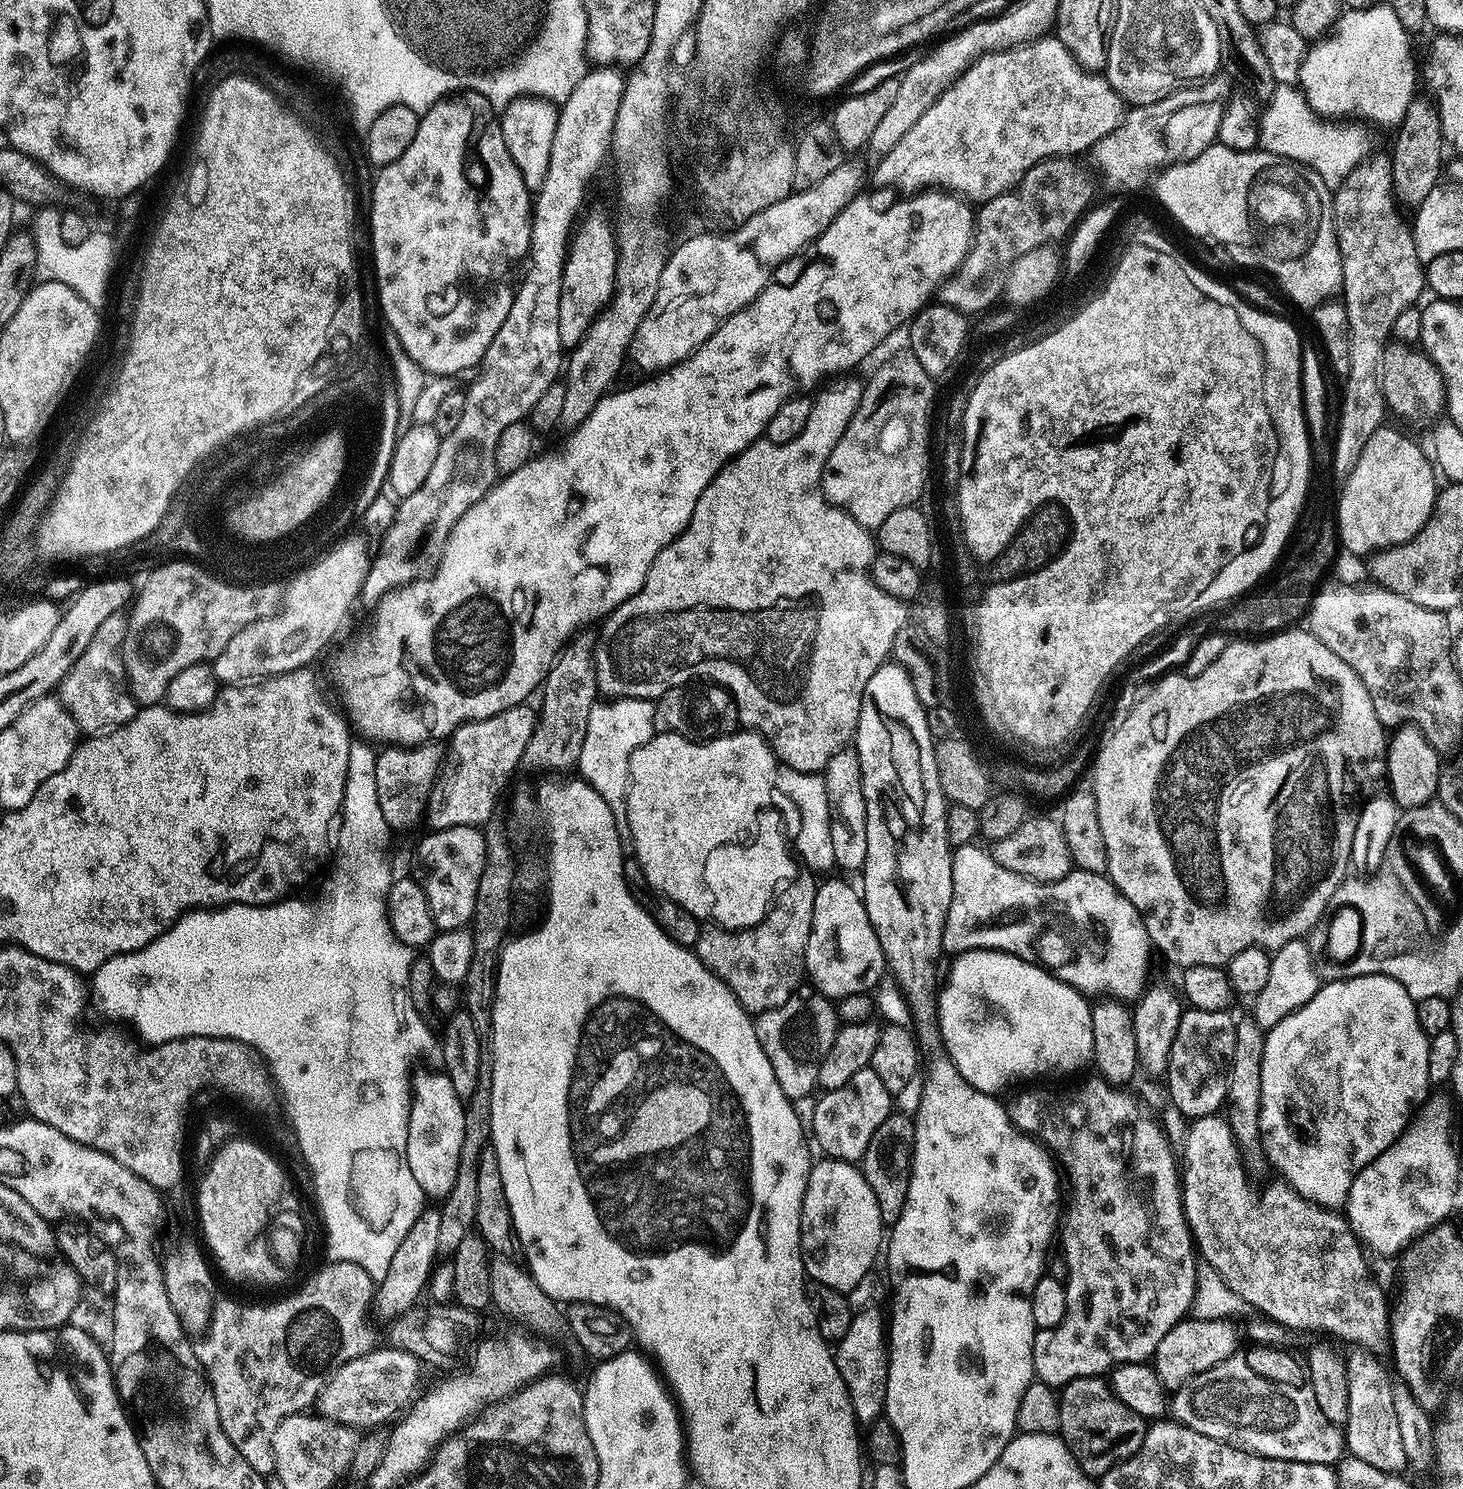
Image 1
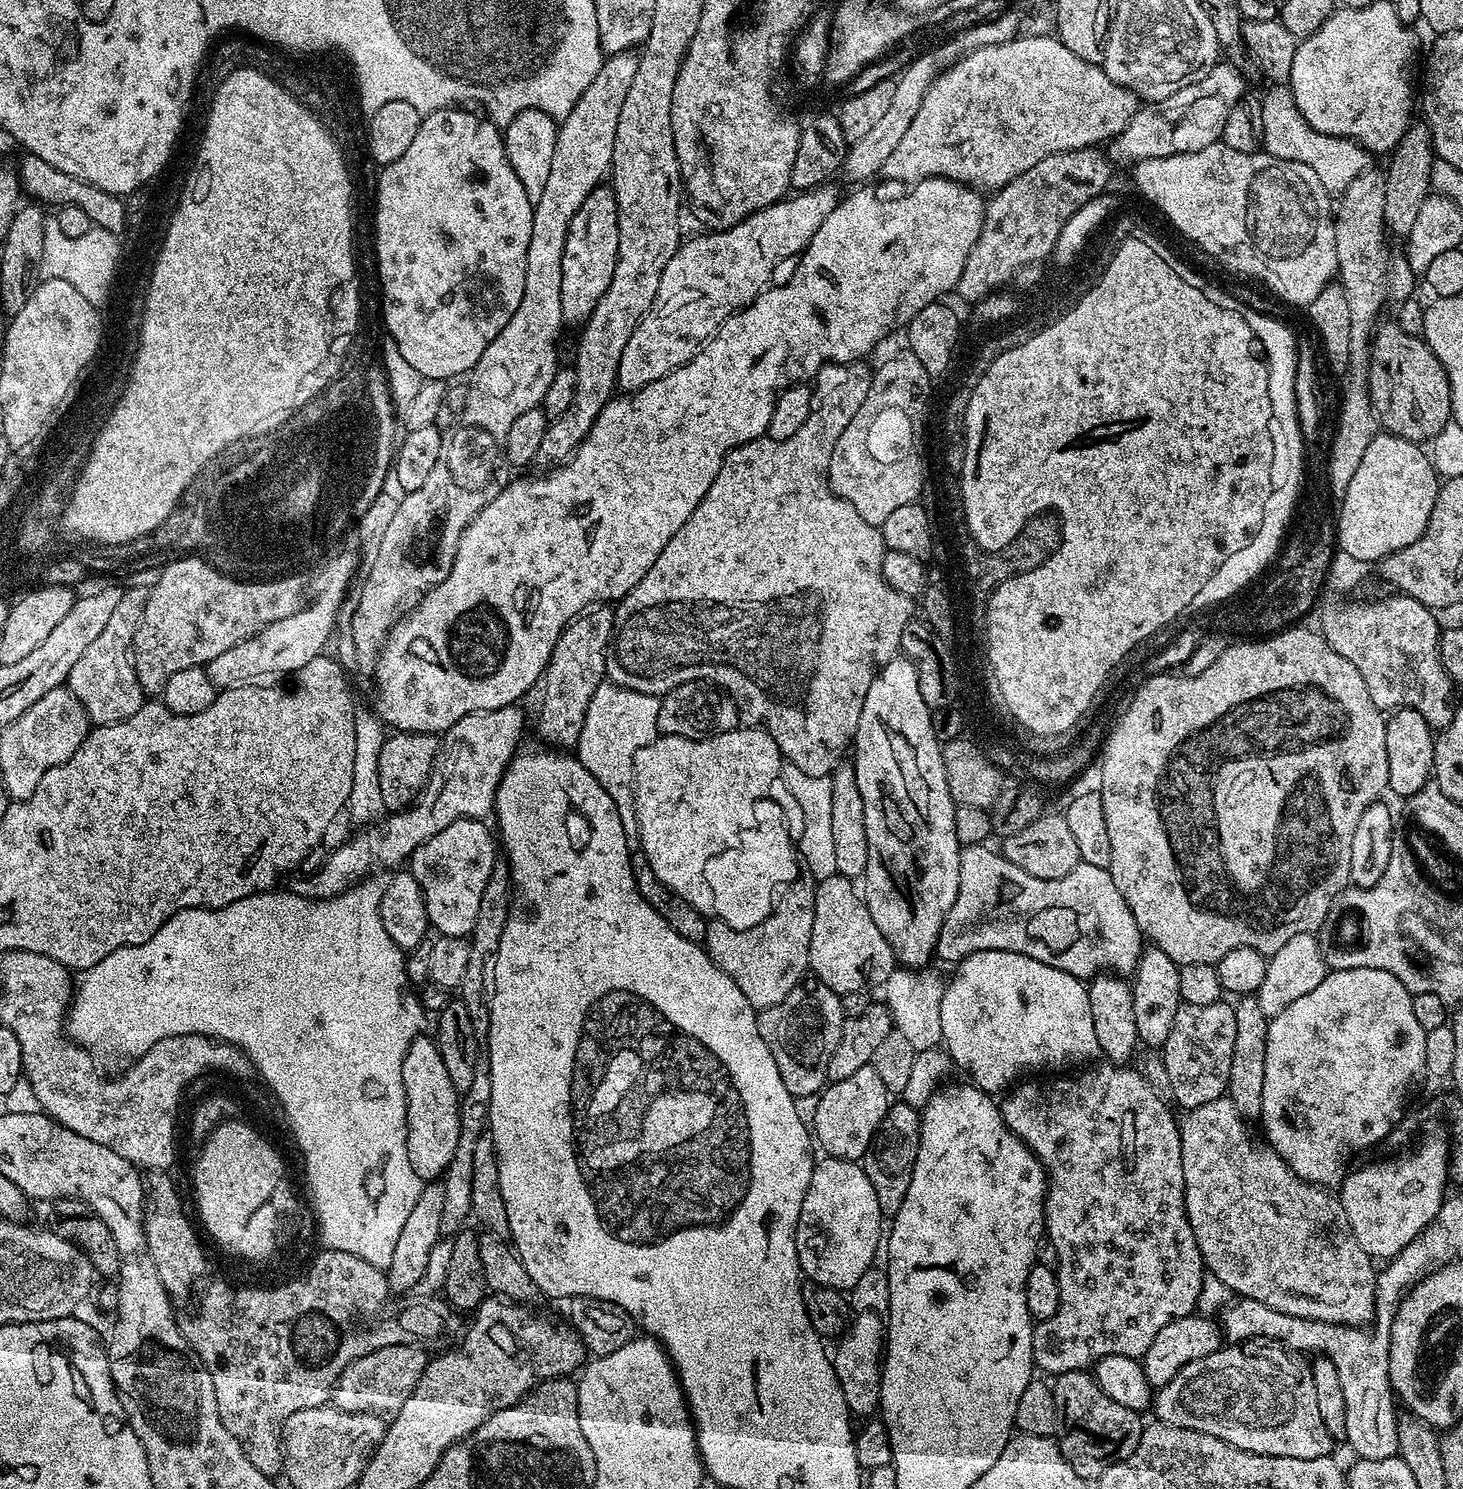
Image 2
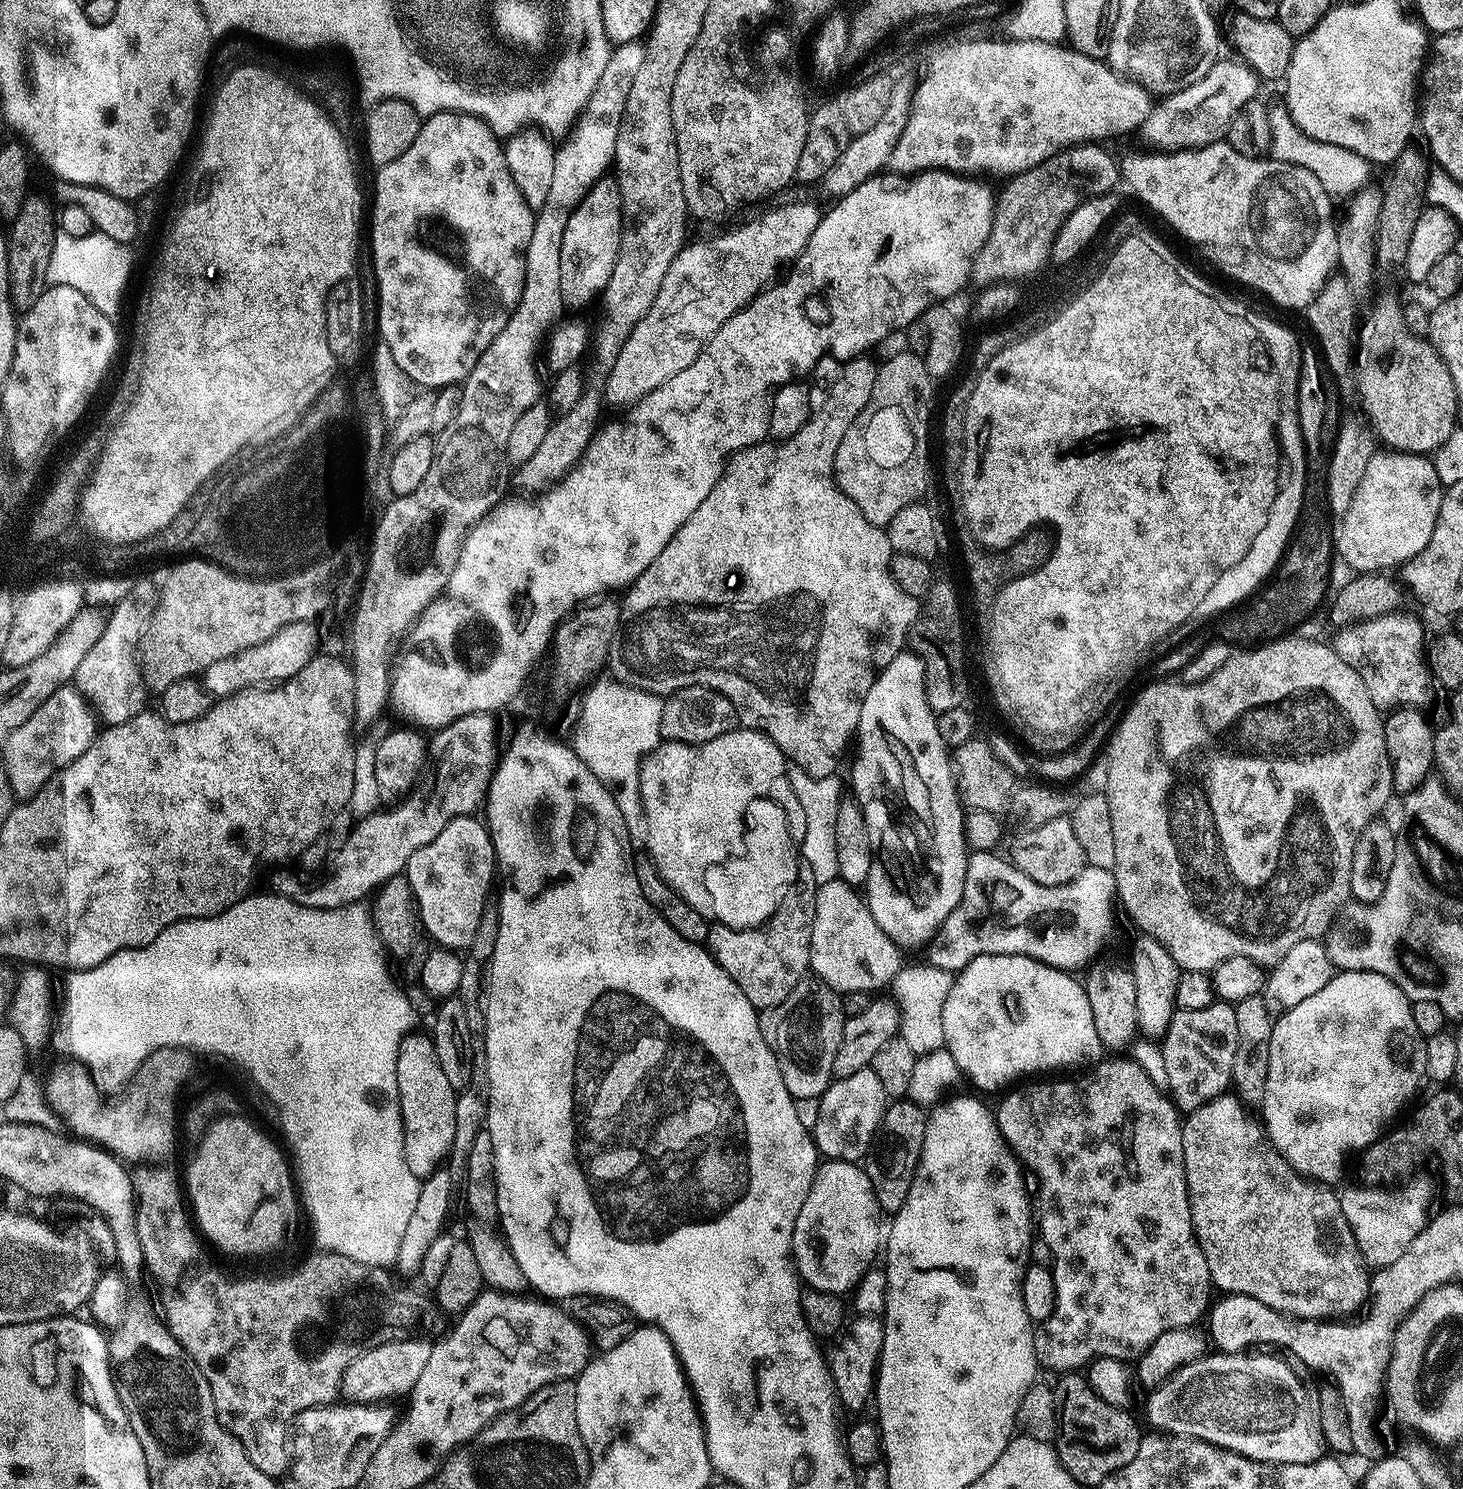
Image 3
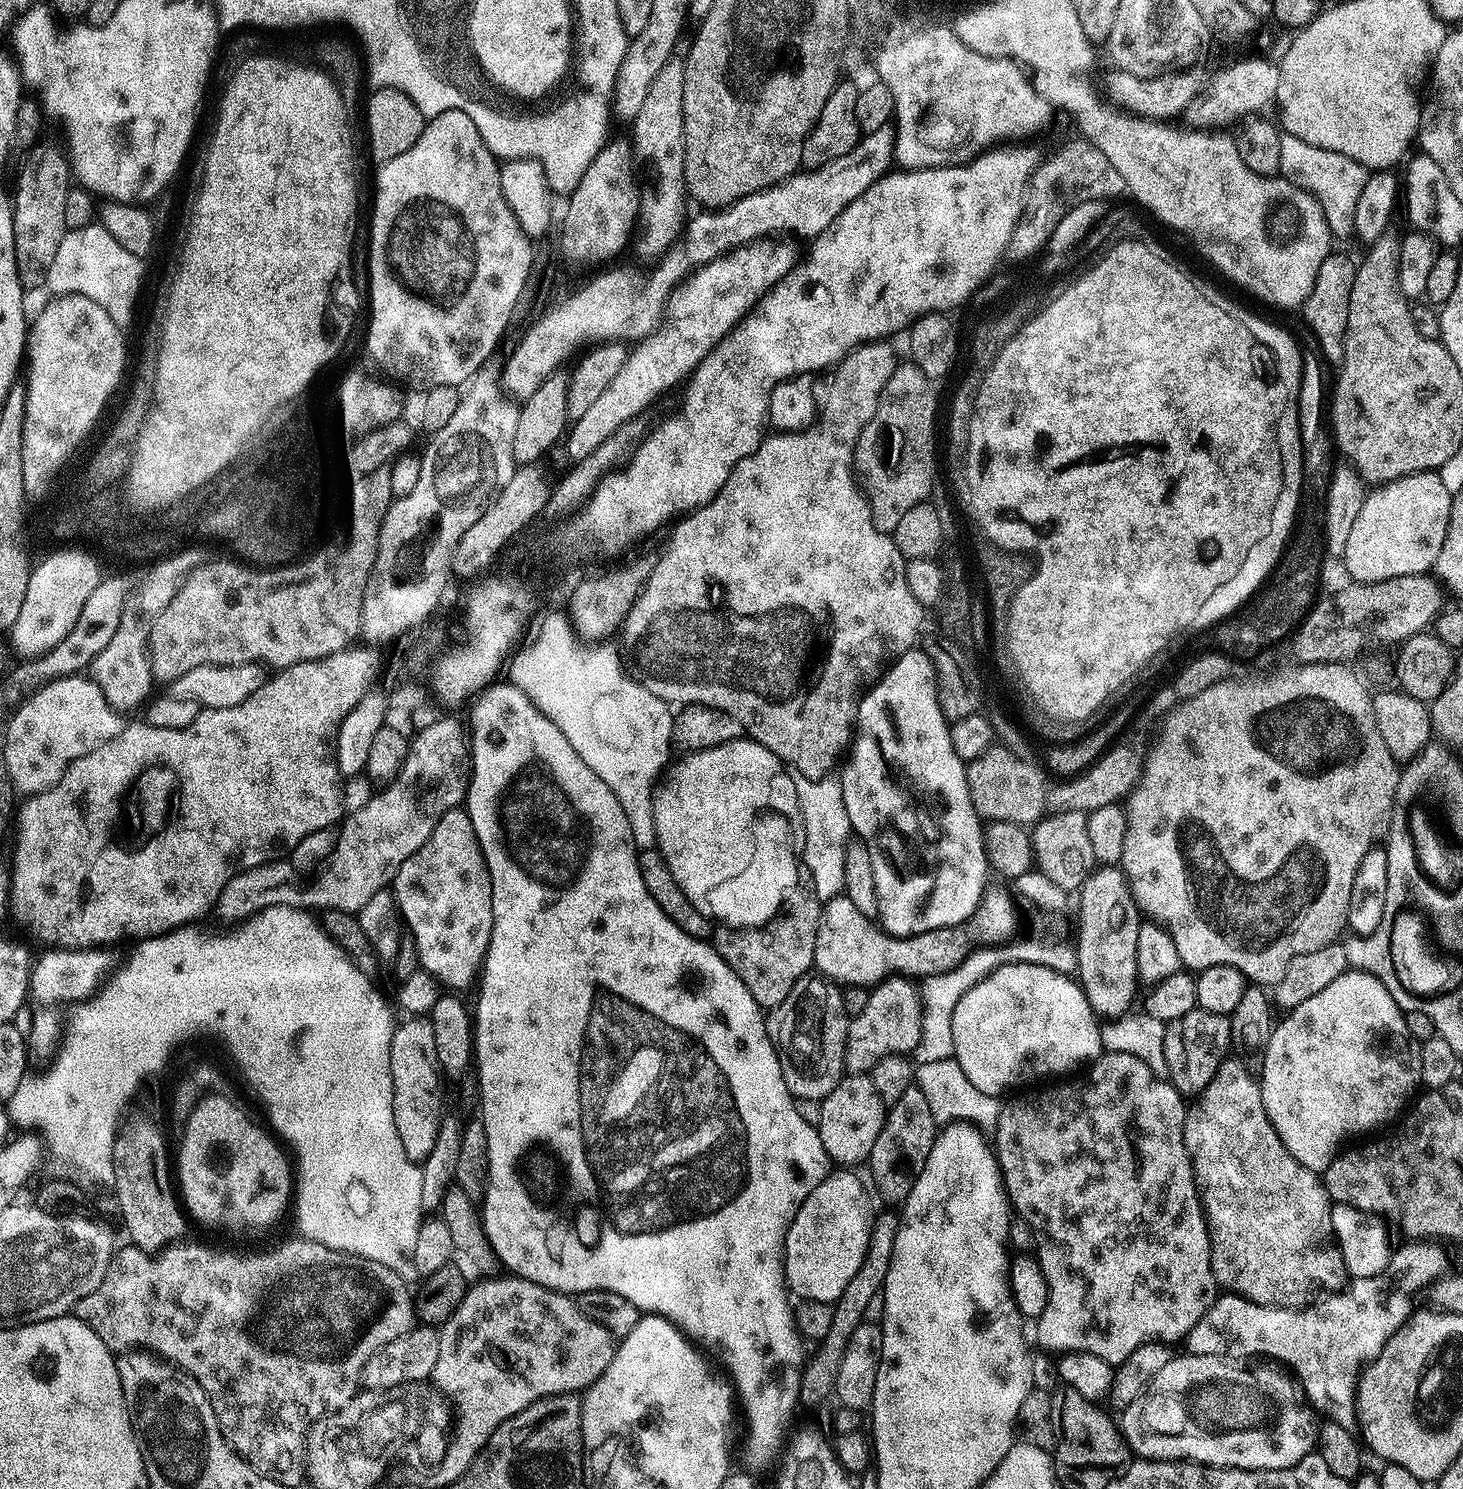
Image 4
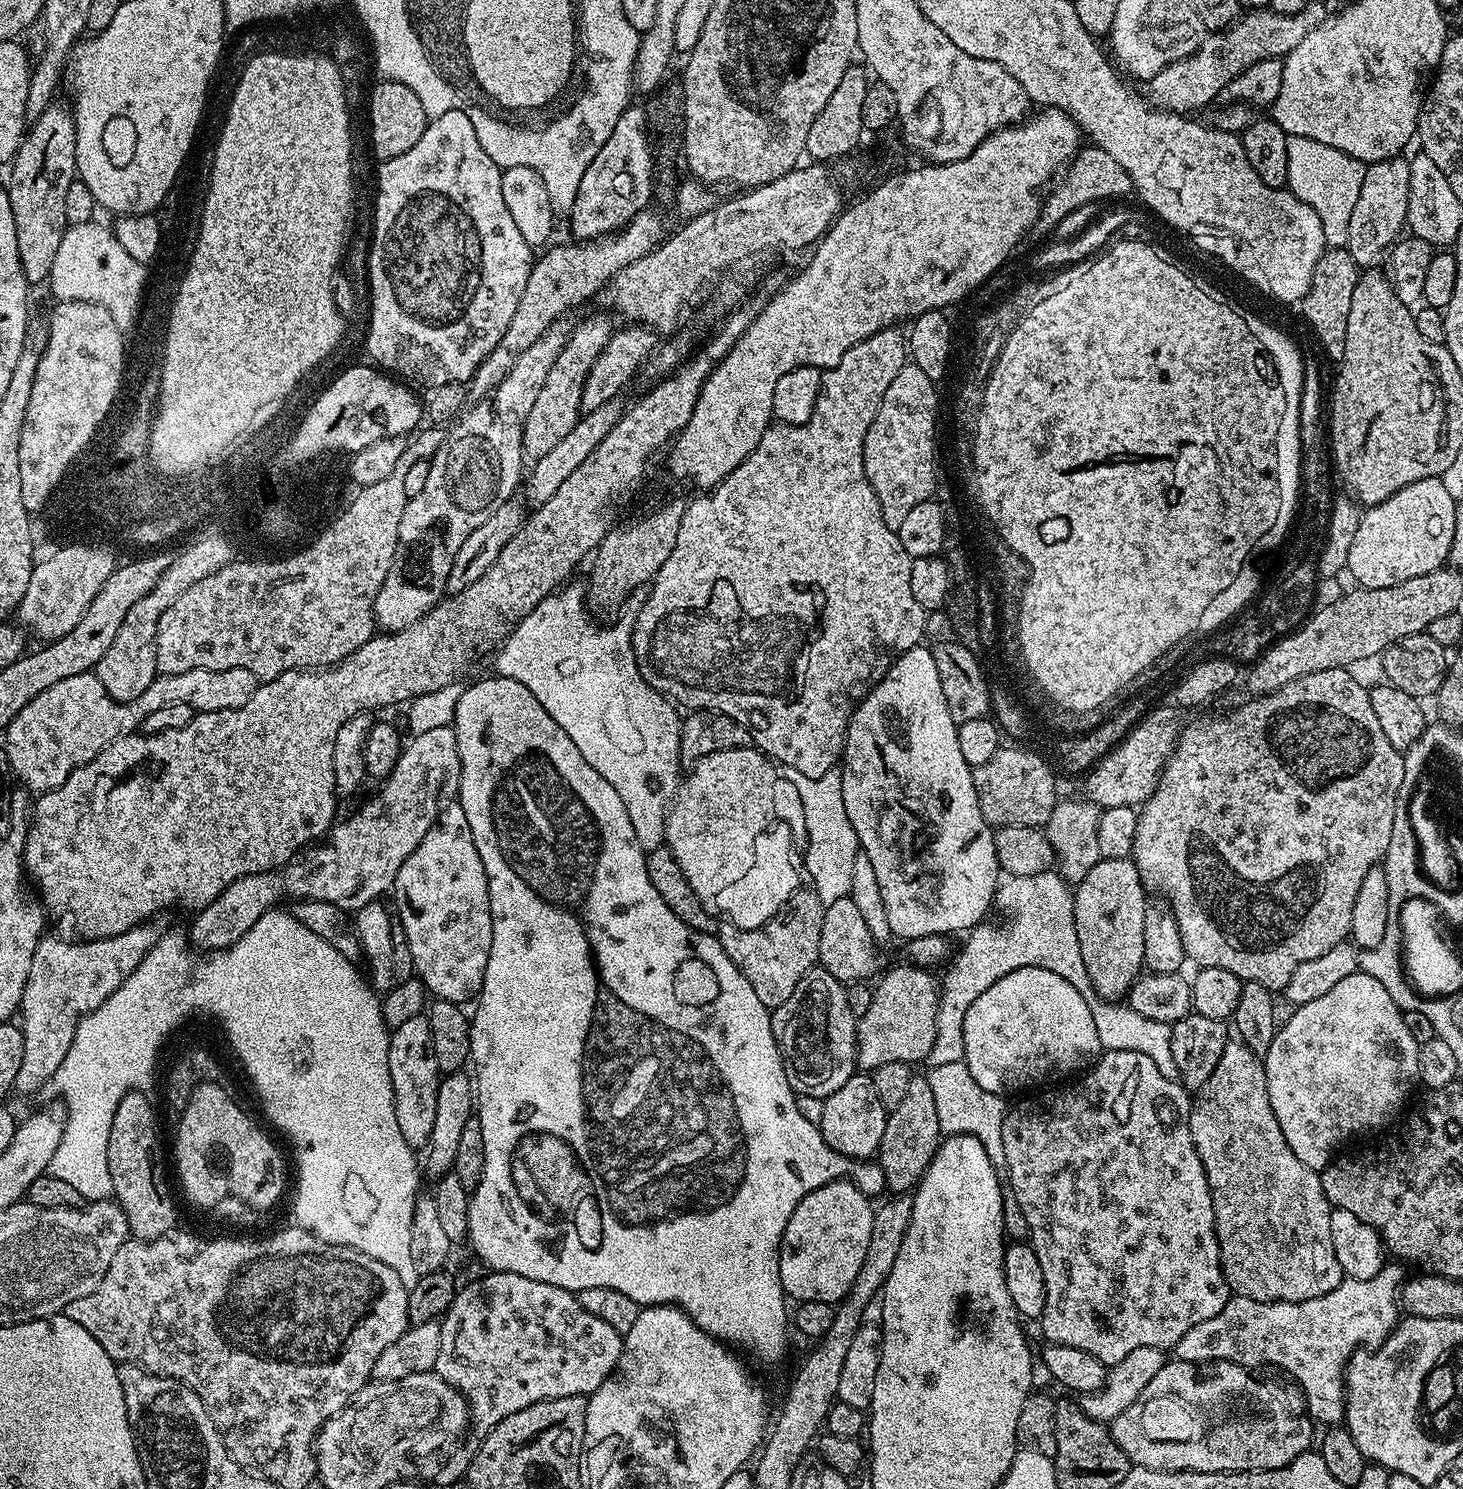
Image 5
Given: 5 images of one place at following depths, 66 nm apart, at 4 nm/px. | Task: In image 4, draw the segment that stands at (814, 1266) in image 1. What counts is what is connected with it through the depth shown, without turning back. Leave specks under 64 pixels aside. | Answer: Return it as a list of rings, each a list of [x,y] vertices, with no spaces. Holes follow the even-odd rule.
[[[829,1171],[826,1179],[814,1186],[814,1190],[810,1190],[806,1202],[802,1202],[798,1214],[790,1222],[784,1239],[784,1283],[788,1285],[789,1293],[793,1297],[835,1304],[842,1290],[850,1286],[850,1278],[858,1274],[858,1266],[862,1266],[866,1258],[874,1211],[872,1212],[872,1204],[868,1201],[869,1189],[866,1184],[864,1189],[863,1182],[852,1172],[855,1171]]]

